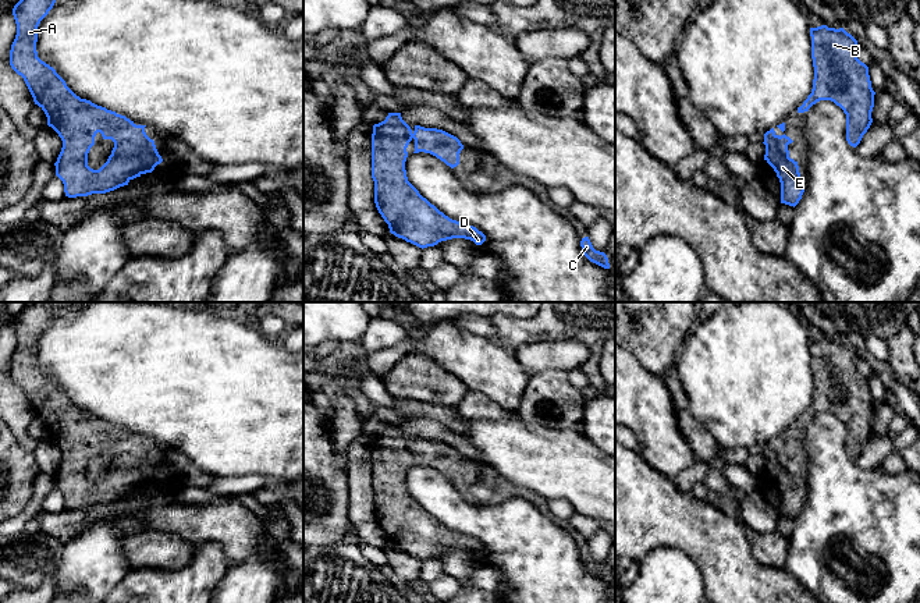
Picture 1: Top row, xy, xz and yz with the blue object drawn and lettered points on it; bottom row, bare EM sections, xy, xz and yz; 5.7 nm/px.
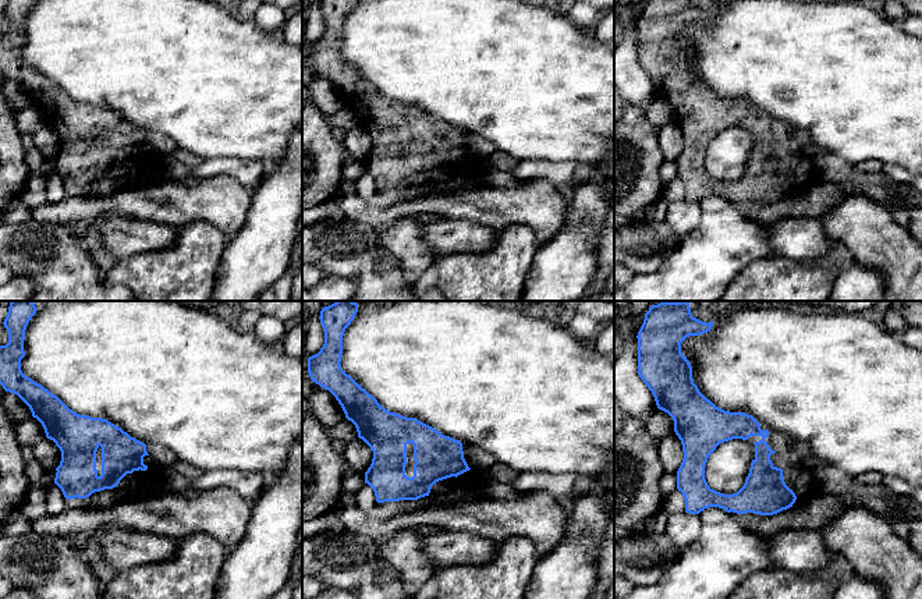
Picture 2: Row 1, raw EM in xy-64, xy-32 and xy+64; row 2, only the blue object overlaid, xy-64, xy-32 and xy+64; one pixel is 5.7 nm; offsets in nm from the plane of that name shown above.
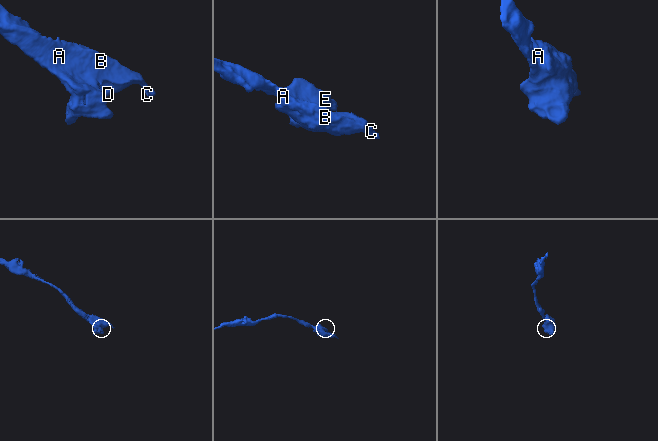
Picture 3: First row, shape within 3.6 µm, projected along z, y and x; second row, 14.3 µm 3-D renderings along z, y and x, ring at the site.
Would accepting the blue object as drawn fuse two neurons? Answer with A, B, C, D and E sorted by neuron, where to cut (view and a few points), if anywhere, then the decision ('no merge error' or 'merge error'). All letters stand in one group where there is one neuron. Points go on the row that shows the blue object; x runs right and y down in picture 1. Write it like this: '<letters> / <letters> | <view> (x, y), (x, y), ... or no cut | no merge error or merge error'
A B C D E | no cut | no merge error

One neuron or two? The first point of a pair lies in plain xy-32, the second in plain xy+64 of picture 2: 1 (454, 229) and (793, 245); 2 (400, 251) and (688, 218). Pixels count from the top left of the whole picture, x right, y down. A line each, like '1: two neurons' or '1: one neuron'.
1: one neuron
2: two neurons

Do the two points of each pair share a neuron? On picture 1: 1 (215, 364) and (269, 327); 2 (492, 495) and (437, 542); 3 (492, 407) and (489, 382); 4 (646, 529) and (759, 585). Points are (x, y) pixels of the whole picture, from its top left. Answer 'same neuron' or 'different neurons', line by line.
1: different neurons
2: same neuron
3: different neurons
4: same neuron

